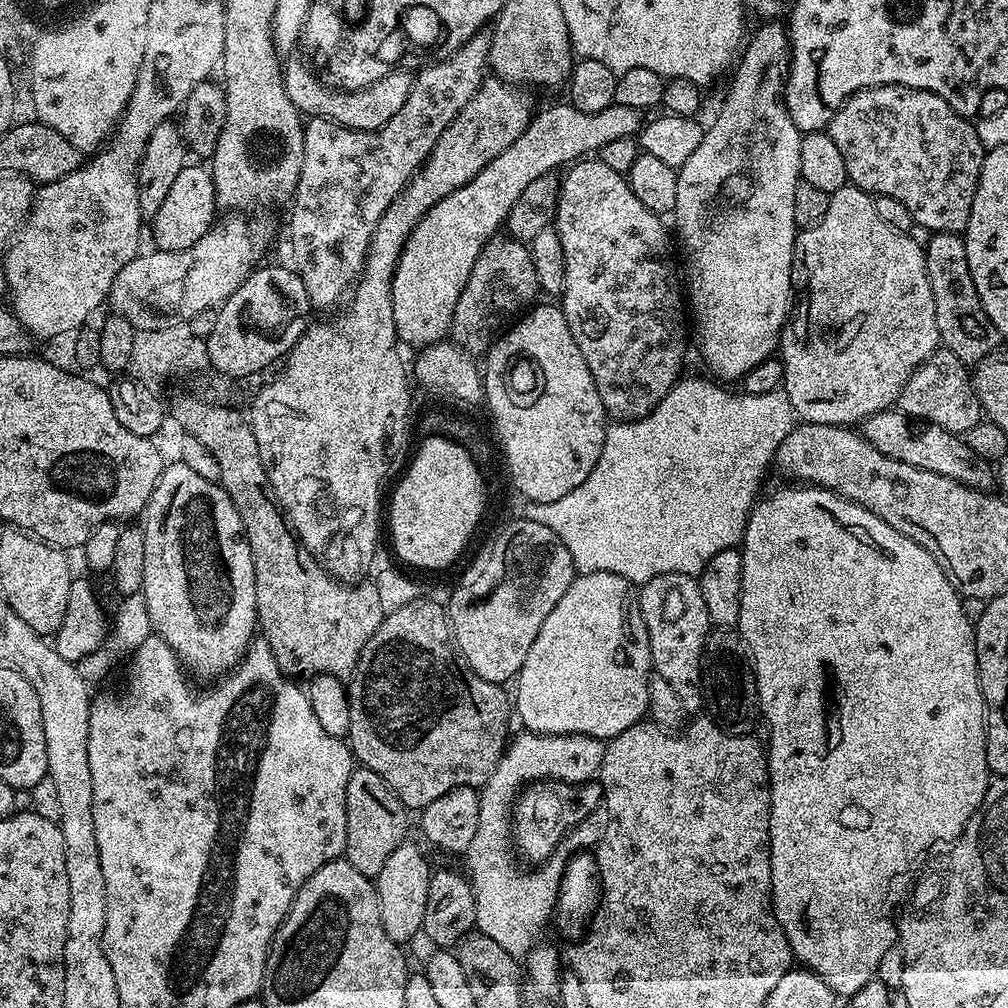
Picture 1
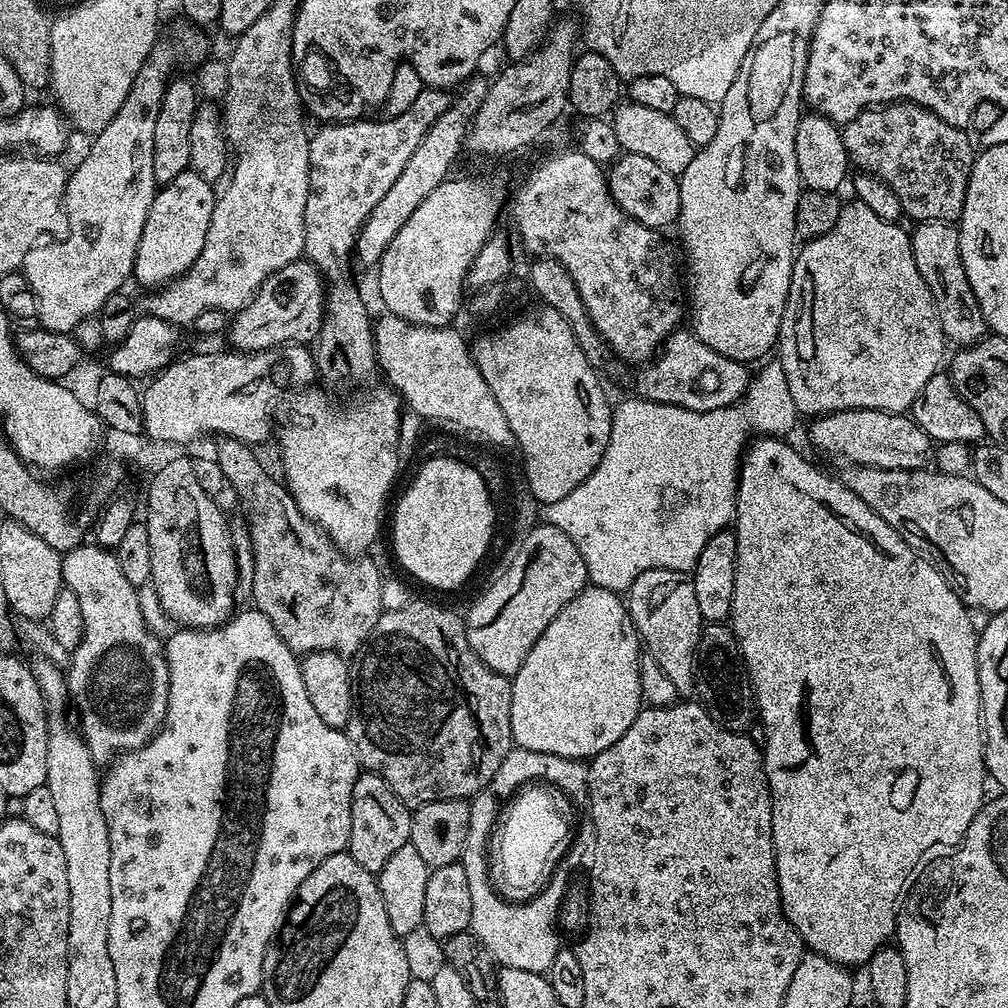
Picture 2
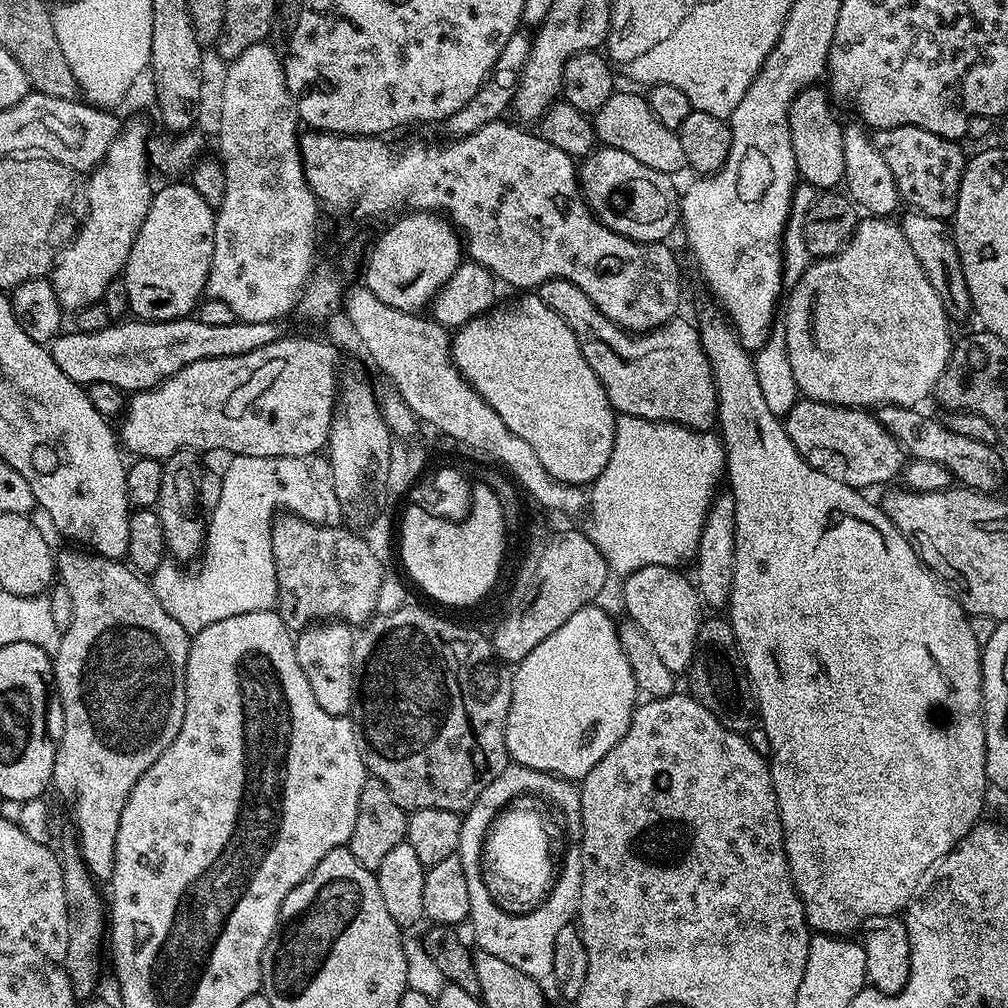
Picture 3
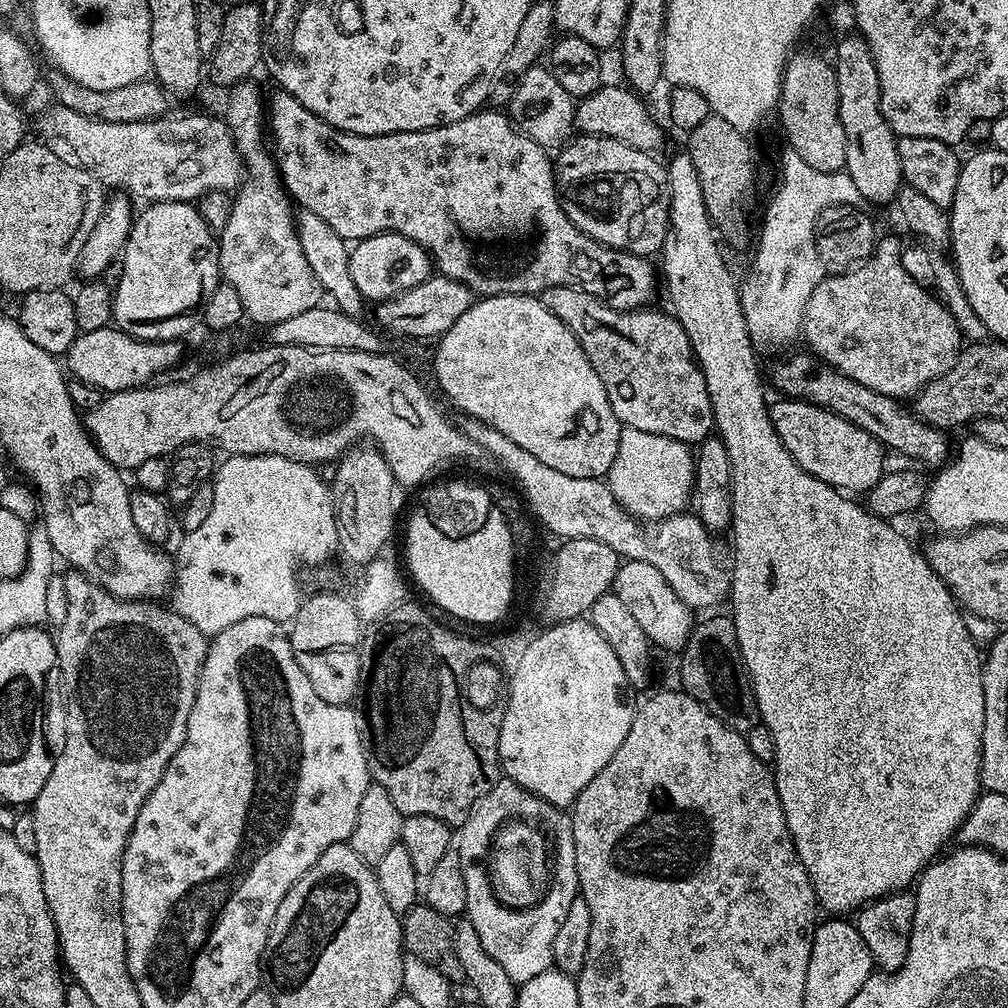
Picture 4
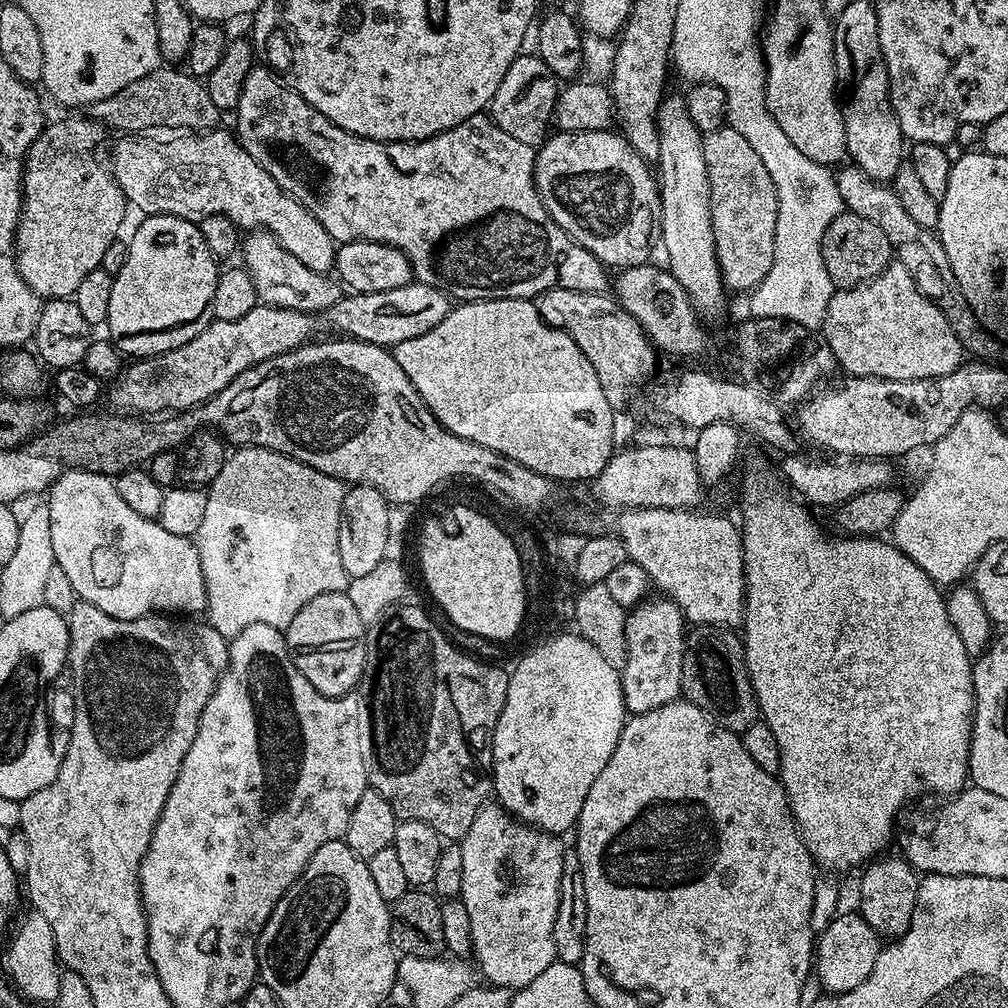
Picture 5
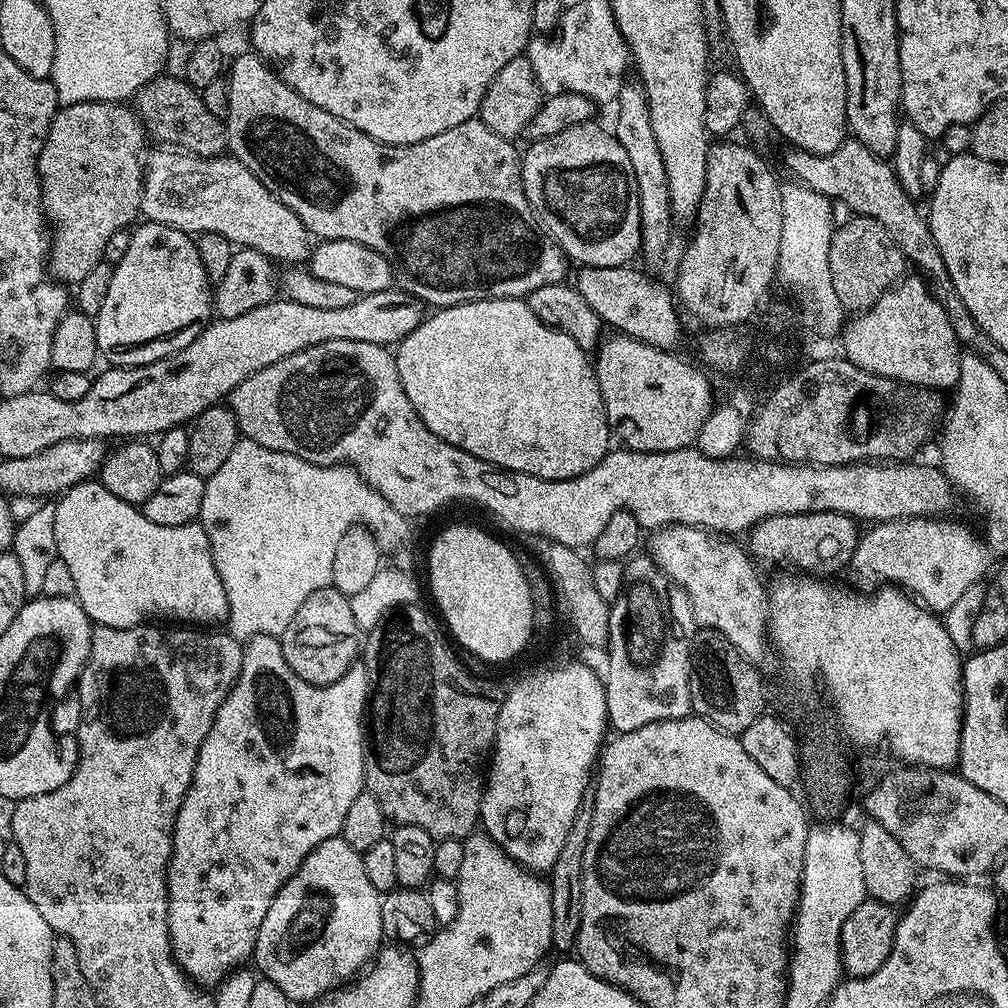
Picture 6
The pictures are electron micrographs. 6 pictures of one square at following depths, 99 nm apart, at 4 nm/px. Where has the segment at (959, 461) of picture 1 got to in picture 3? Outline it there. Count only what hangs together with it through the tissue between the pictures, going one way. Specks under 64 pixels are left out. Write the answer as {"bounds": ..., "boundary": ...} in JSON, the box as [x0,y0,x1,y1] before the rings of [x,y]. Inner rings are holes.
{"bounds":[783,400,906,490],"boundary":[[[797,400],[788,415],[783,417],[784,429],[794,442],[794,450],[802,454],[814,470],[822,474],[830,474],[838,482],[857,490],[869,490],[875,484],[884,484],[887,480],[892,480],[901,475],[902,469],[906,463],[906,453],[900,447],[900,443],[886,431],[886,429],[876,421],[875,415],[871,411],[863,408],[844,408],[841,404],[823,404],[817,400]]]}

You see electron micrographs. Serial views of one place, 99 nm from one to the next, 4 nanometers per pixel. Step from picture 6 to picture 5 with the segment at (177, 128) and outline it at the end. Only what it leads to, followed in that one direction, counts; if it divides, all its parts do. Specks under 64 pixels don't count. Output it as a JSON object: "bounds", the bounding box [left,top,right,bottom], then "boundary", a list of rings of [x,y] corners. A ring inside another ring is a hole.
{"bounds":[88,66,222,134],"boundary":[[[161,66],[150,74],[143,75],[135,82],[130,82],[117,94],[112,94],[108,98],[102,99],[89,105],[88,114],[93,120],[99,121],[107,129],[118,130],[122,134],[133,132],[144,132],[146,129],[154,128],[186,128],[189,130],[211,130],[221,123],[222,109],[214,106],[214,102],[208,93],[208,85],[203,79],[197,79],[187,70],[174,70],[172,66]]]}

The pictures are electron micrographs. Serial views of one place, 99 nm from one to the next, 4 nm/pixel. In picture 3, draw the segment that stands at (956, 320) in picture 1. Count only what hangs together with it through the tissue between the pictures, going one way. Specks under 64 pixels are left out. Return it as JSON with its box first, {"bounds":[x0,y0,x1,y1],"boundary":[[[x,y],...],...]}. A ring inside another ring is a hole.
{"bounds":[898,210,973,321],"boundary":[[[915,210],[905,211],[904,217],[899,217],[898,223],[902,234],[906,234],[906,242],[910,242],[910,250],[918,258],[930,286],[938,294],[942,302],[942,310],[946,310],[949,321],[964,320],[973,315],[970,290],[966,286],[966,278],[962,274],[962,262],[956,249],[956,237],[950,231],[945,221],[934,218],[930,214],[922,214]]]}

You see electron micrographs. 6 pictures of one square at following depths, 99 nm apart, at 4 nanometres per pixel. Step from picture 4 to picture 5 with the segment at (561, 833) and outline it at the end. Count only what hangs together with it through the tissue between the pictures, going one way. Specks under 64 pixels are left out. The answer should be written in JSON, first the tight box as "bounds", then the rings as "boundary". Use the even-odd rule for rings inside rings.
{"bounds":[458,802,566,988],"boundary":[[[489,802],[459,841],[462,886],[458,898],[470,913],[472,956],[489,985],[524,988],[546,966],[557,963],[554,920],[566,851],[560,840],[559,835],[542,832],[510,816],[499,803]]]}

